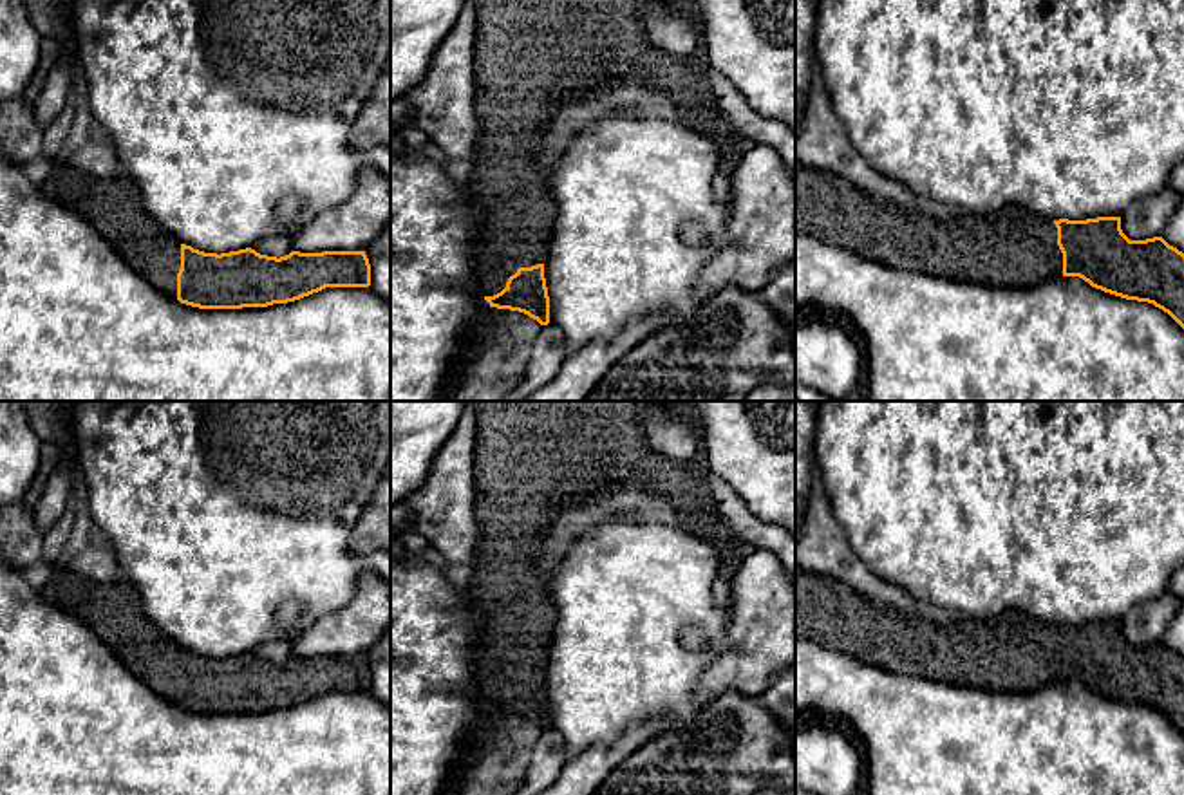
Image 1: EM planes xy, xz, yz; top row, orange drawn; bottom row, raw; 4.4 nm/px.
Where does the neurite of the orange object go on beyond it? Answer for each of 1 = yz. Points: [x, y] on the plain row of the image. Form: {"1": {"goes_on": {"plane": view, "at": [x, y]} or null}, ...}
{"1": {"goes_on": {"plane": "yz", "at": [1011, 653]}}}

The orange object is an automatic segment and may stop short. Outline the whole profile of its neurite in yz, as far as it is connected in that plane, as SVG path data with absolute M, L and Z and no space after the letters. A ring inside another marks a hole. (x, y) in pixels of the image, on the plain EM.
M795 566L795 638L900 676L983 690L1079 681L1104 697L1153 708L1184 734L1184 658L1162 641L1130 645L1121 622L1050 625L1007 613L940 627Z

